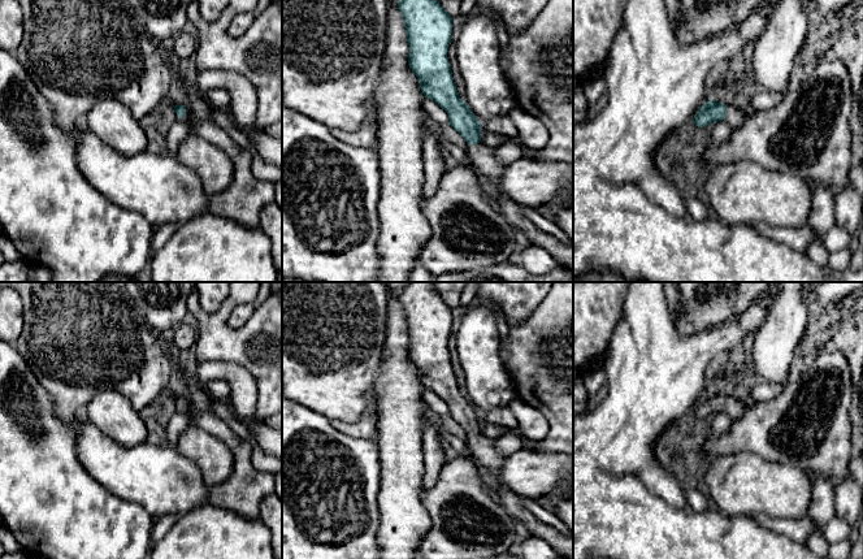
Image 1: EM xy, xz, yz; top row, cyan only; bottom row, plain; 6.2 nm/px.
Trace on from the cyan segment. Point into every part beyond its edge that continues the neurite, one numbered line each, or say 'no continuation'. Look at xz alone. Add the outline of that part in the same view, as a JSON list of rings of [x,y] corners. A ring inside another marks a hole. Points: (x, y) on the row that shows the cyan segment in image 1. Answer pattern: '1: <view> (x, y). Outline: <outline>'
1: xz (489, 168). Outline: [[[480,142],[477,144],[468,144],[465,152],[477,174],[483,179],[493,196],[498,200],[500,213],[506,217],[508,224],[513,229],[522,231],[534,246],[546,250],[560,265],[573,269],[573,243],[563,243],[558,238],[538,229],[532,221],[522,216],[520,205],[500,192],[499,182],[506,165],[496,159],[495,148]]]

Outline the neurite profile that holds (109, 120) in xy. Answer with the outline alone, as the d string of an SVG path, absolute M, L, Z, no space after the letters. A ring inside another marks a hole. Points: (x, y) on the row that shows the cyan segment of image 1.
M107 98L97 101L87 112L83 124L123 156L135 156L147 150L146 130L131 112L116 99Z

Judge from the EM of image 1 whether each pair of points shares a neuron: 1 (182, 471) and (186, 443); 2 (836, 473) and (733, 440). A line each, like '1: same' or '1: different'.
1: different
2: same

